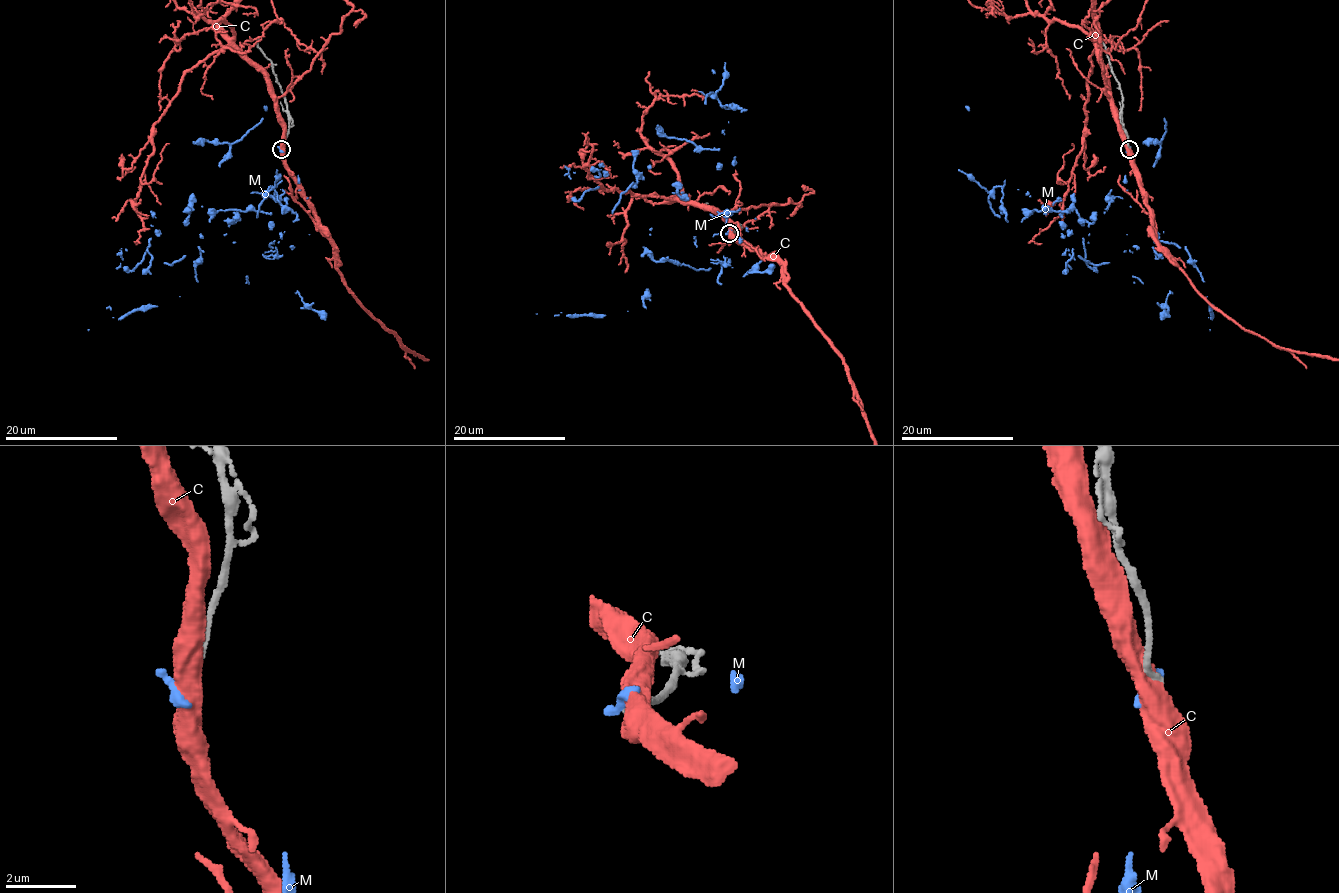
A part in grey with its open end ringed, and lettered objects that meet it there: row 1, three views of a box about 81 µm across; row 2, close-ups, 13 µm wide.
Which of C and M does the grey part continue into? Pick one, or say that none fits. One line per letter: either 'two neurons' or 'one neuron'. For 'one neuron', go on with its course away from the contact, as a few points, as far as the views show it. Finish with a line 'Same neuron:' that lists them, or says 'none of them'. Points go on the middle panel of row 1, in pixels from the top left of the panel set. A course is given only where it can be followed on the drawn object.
C: two neurons
M: two neurons
Same neuron: none of them

